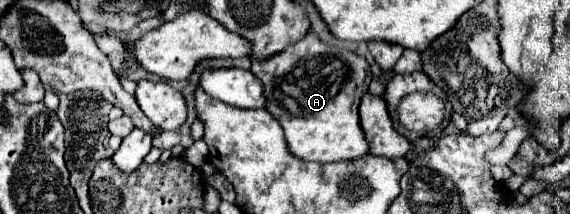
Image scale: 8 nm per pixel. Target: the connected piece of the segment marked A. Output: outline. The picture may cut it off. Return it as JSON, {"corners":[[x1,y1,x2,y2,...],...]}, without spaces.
{"corners":[[308,31,304,39,296,41,296,45,288,45,284,53,276,53,276,57,268,57,264,61,252,61,250,71,262,81,264,95,266,95,266,109,272,115,280,115,278,121,284,129,288,149,292,155,306,159,306,161,348,161,358,159,368,153,368,141,364,141,364,133,360,129,360,113,358,113,358,99,362,99,366,91,366,73,370,73,368,61,348,49,334,47,322,41,314,31]]}

